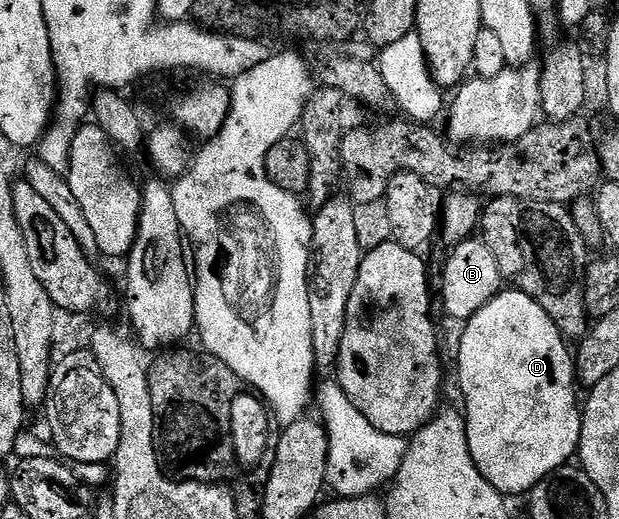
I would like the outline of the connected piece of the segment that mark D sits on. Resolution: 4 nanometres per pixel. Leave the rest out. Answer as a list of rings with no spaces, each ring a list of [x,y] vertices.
[[[517,287],[507,288],[495,295],[492,303],[488,303],[480,311],[476,311],[476,315],[465,322],[463,329],[466,330],[463,331],[462,342],[458,345],[456,376],[460,386],[460,397],[466,400],[464,416],[474,462],[484,477],[488,479],[488,483],[492,483],[492,487],[496,487],[499,493],[503,495],[529,494],[530,490],[537,487],[539,483],[553,477],[557,469],[563,468],[578,452],[578,444],[582,438],[583,410],[580,408],[580,397],[578,401],[579,386],[576,384],[576,361],[572,356],[572,349],[566,346],[567,338],[557,323],[546,313],[546,309],[536,299],[529,297],[527,293]]]

